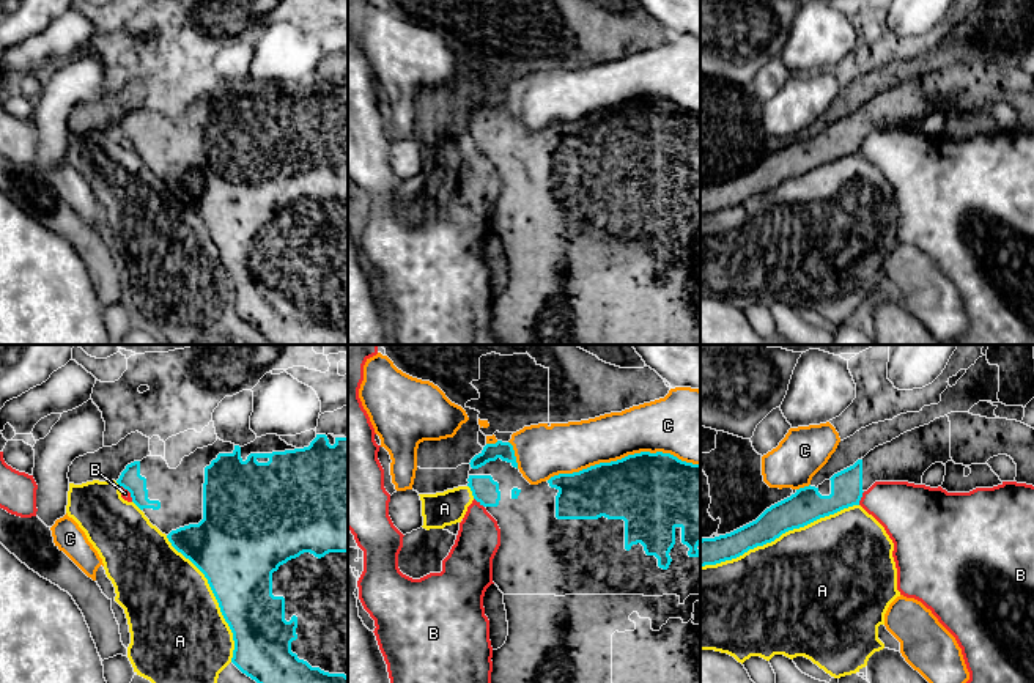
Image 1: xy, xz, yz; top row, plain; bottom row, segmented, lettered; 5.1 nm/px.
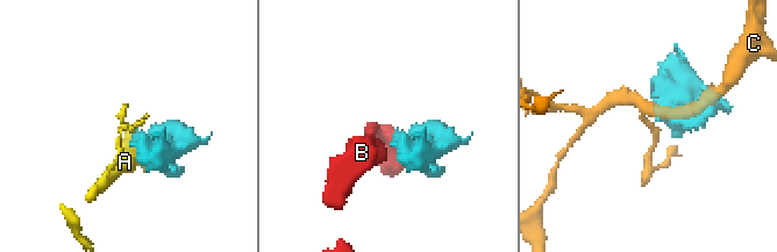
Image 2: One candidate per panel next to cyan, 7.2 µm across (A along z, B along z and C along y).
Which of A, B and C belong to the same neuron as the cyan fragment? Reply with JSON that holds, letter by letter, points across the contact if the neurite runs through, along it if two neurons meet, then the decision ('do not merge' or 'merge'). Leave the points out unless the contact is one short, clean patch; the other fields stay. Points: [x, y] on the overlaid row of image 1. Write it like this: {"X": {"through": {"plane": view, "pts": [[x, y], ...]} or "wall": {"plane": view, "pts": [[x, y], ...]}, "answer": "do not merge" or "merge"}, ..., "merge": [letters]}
{"A": {"answer": "do not merge"}, "B": {"wall": {"plane": "yz", "pts": [[864, 491], [858, 504]]}, "answer": "do not merge"}, "C": {"answer": "do not merge"}, "merge": []}

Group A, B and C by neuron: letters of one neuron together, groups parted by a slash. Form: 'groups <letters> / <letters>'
groups A / B / C

